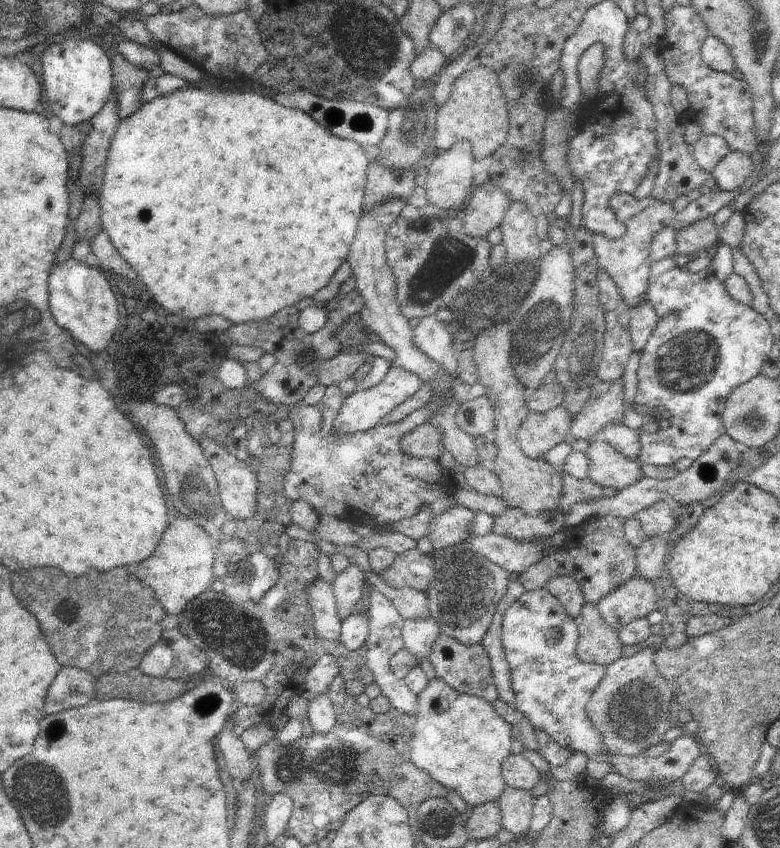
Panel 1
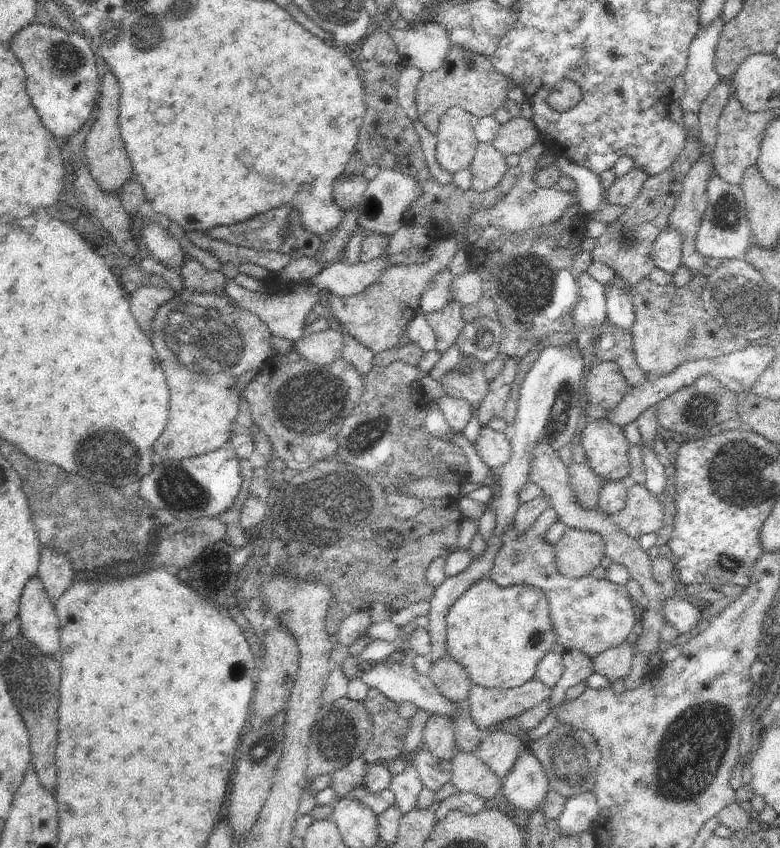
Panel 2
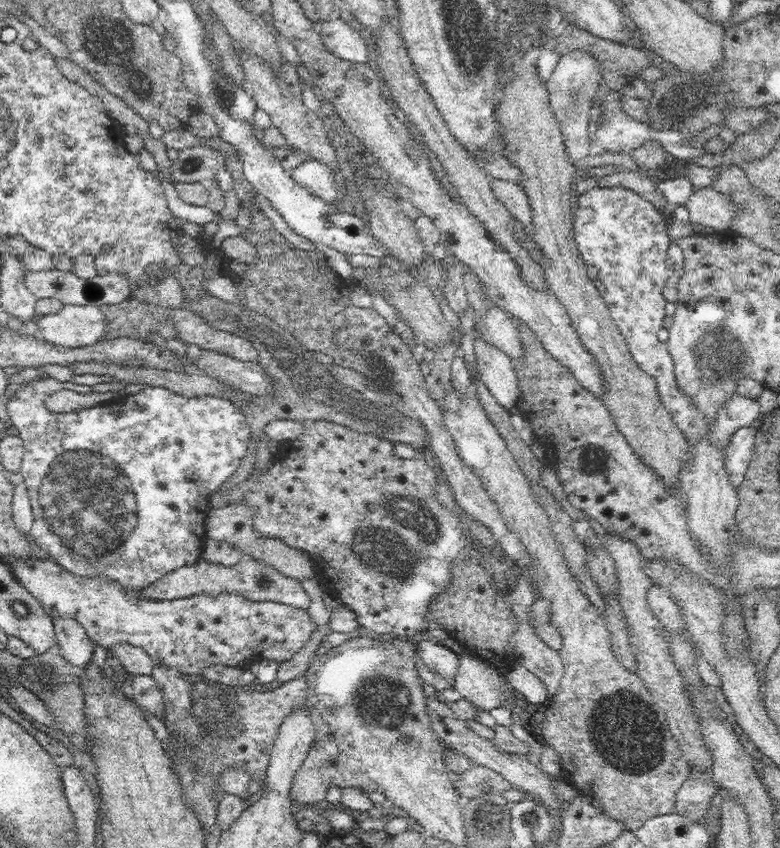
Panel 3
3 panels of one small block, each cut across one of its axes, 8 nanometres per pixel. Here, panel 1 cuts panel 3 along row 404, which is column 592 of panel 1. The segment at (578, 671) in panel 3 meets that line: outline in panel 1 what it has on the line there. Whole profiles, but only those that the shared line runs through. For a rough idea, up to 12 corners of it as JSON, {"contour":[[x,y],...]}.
{"contour":[[594,440],[588,477],[621,491],[643,477],[640,460]]}

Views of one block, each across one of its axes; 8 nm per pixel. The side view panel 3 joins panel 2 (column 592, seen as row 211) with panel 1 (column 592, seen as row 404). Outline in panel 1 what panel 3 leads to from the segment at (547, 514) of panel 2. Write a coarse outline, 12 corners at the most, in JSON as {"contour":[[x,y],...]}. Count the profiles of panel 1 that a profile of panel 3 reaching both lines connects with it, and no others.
{"contour":[[544,589],[504,613],[515,706],[589,759],[612,753],[588,718],[606,667]]}

